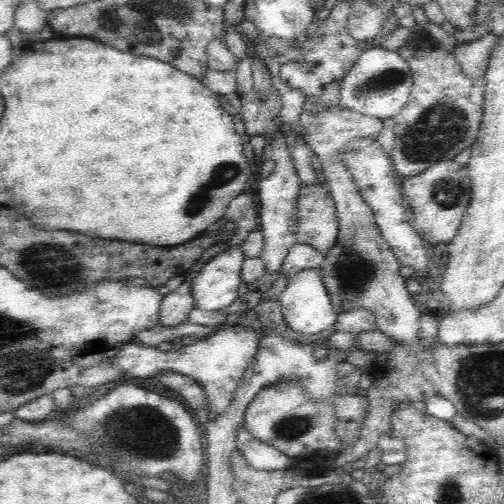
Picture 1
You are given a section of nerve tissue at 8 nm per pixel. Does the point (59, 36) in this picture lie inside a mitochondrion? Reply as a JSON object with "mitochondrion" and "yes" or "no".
{"mitochondrion":"no"}

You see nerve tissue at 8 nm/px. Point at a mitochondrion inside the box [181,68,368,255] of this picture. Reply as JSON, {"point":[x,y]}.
{"point":[225,171]}

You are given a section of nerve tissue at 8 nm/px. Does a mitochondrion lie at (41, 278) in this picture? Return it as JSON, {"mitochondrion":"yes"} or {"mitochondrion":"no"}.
{"mitochondrion":"no"}

